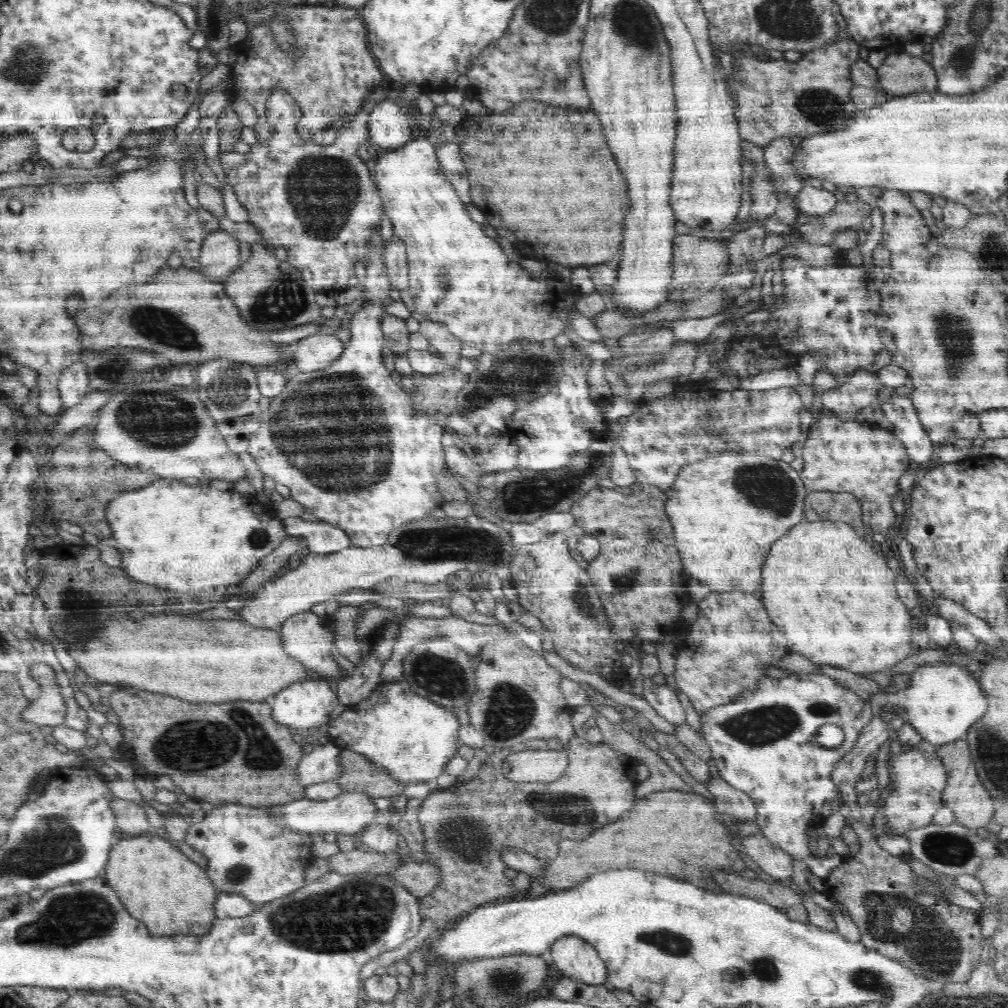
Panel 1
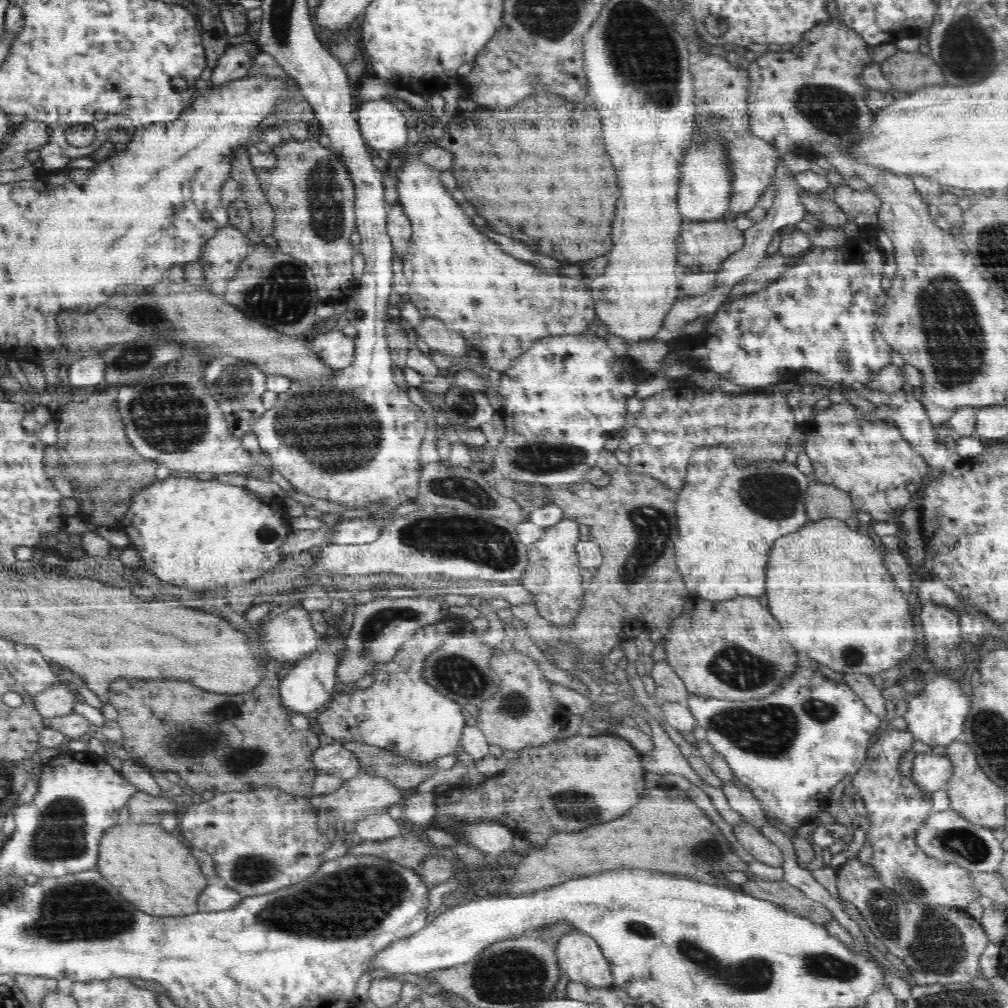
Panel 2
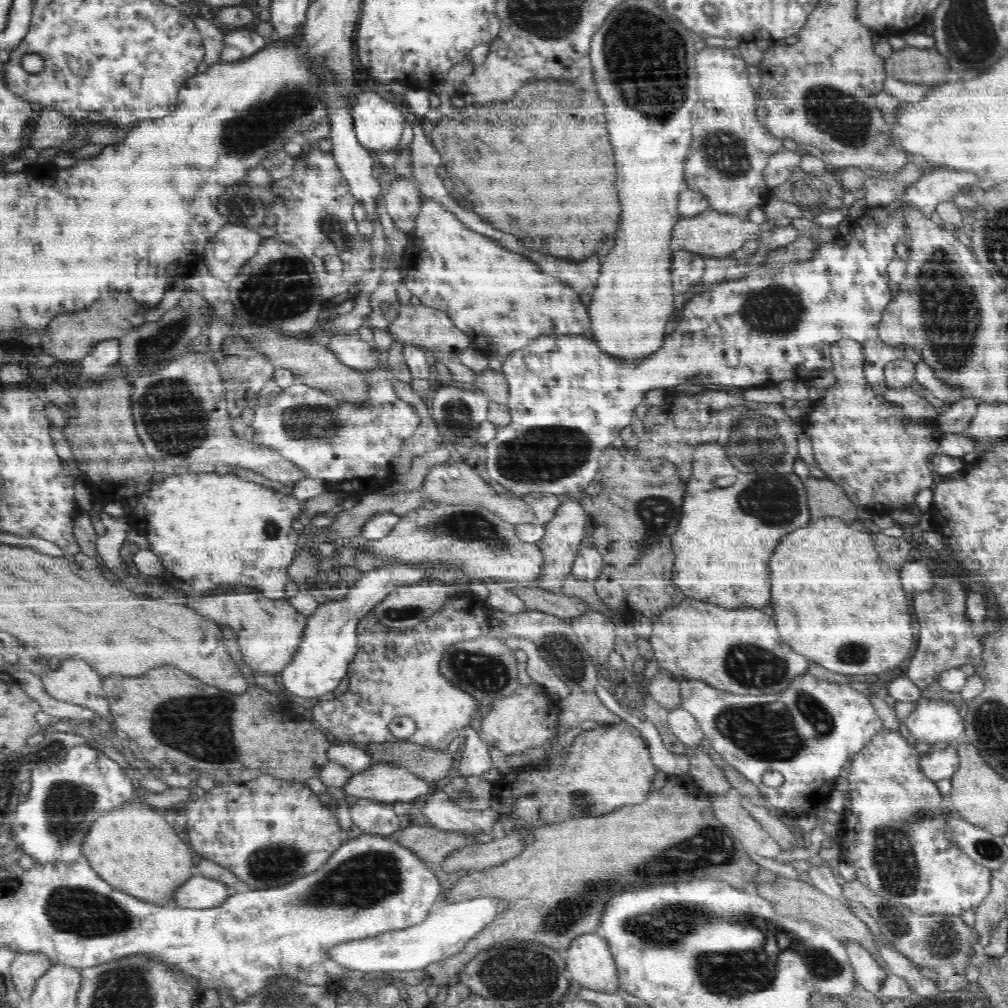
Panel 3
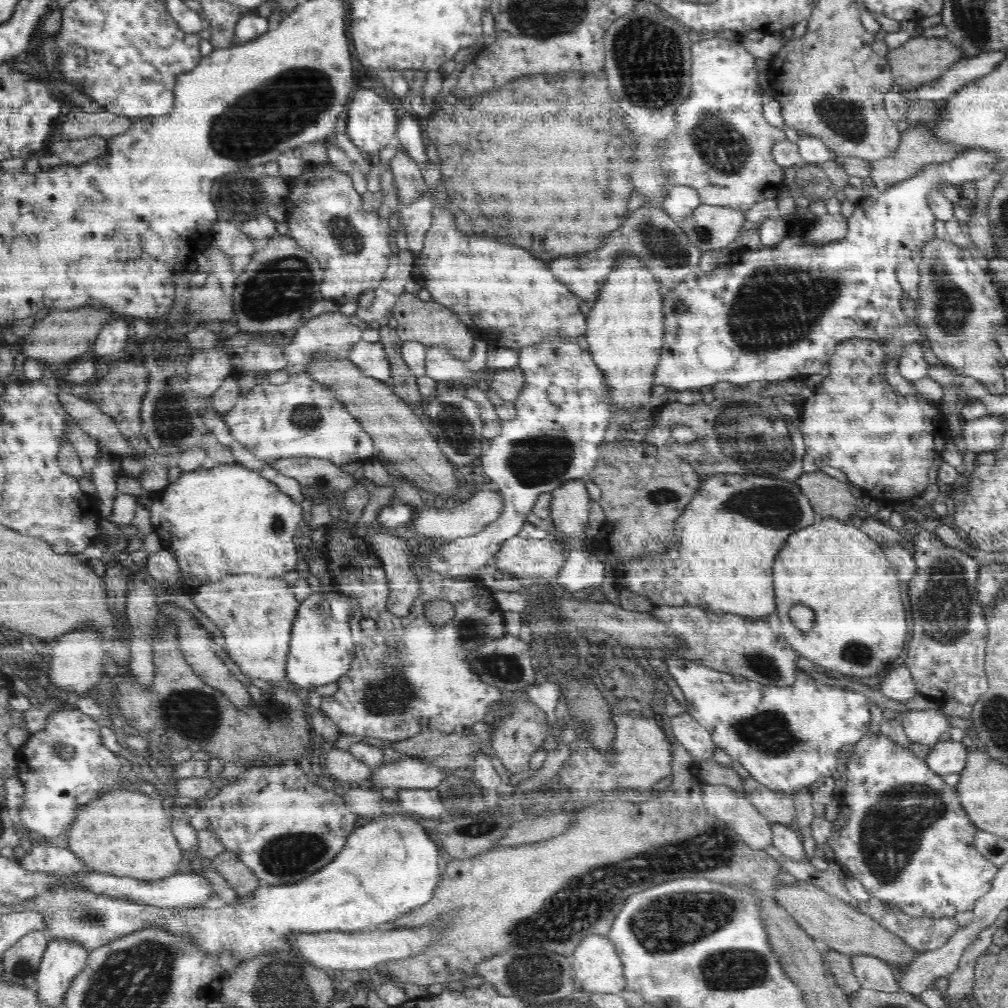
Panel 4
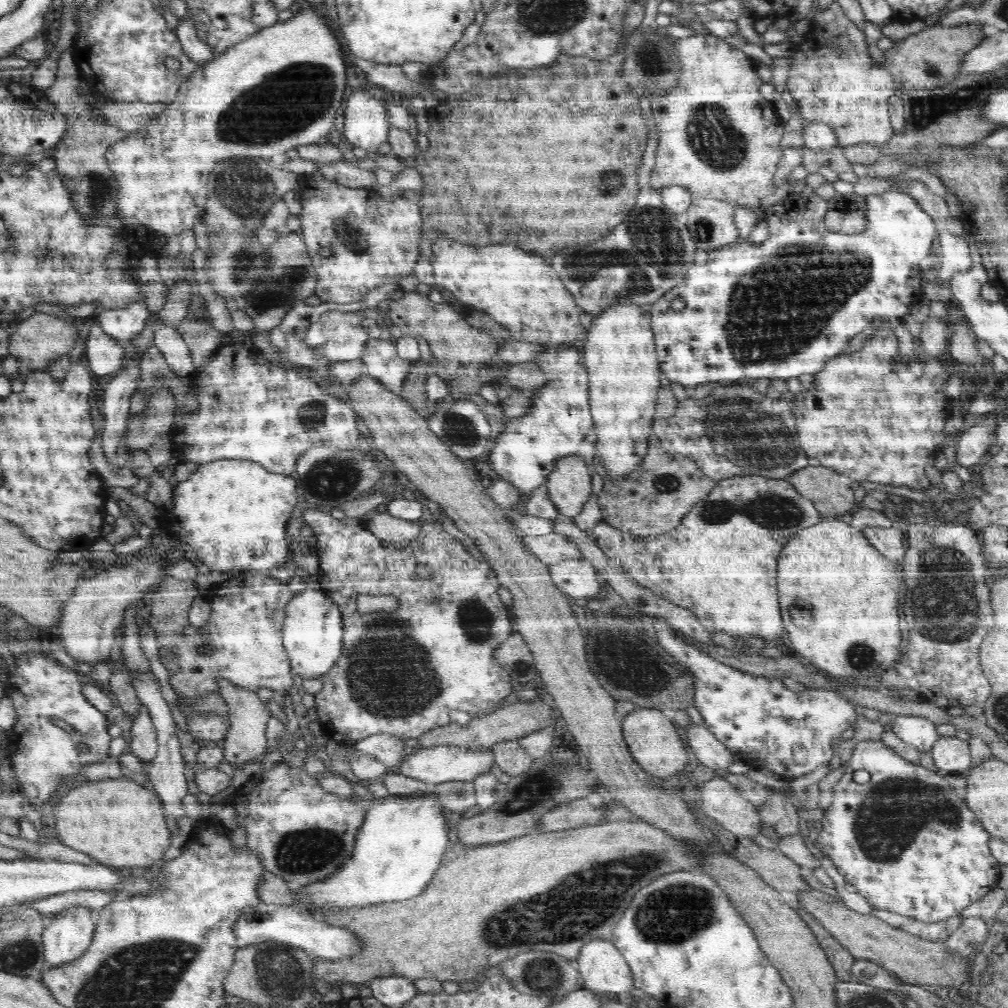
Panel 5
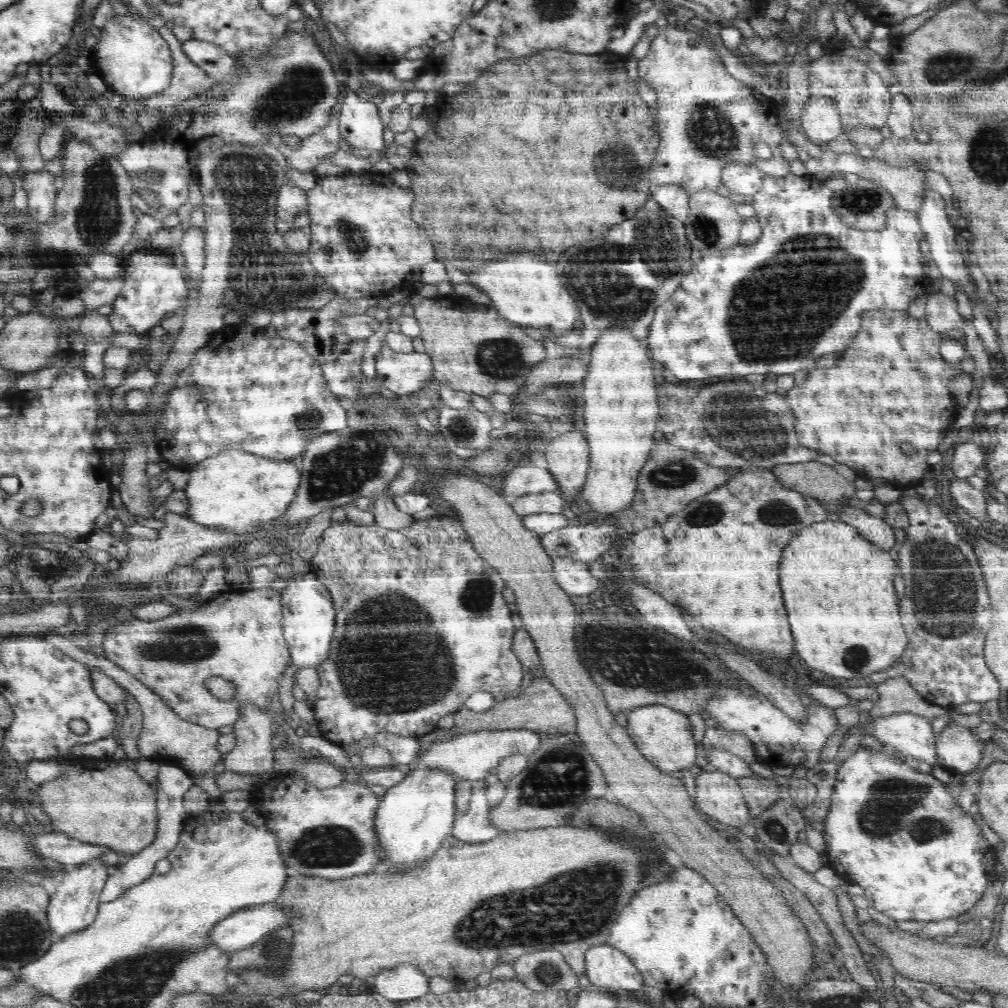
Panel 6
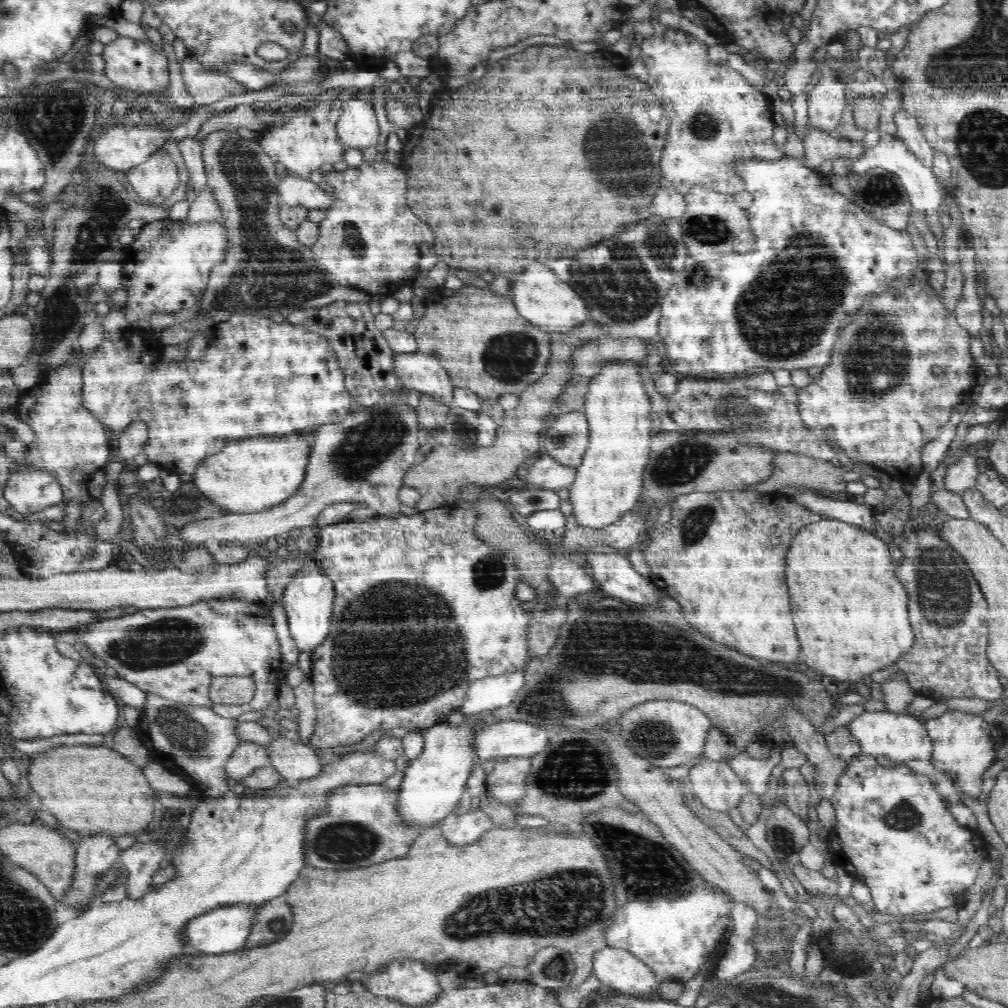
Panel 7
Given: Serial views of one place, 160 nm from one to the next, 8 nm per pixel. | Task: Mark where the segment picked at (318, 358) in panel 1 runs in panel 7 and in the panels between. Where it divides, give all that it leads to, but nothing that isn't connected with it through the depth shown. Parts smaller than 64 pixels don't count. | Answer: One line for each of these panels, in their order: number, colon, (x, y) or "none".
2: (334, 348)
3: (350, 349)
4: (370, 357)
5: (380, 356)
6: (401, 373)
7: (419, 372)

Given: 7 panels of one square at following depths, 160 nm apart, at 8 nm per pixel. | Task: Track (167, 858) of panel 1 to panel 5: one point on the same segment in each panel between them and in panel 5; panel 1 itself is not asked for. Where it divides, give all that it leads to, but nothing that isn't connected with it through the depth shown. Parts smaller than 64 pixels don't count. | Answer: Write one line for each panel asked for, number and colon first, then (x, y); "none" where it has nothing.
2: (148, 866)
3: (132, 847)
4: (127, 833)
5: (119, 823)

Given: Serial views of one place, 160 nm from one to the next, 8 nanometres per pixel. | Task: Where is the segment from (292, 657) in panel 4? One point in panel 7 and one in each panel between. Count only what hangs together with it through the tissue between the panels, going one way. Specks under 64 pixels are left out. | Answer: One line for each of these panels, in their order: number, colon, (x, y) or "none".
5: (312, 635)
6: (309, 615)
7: (308, 600)

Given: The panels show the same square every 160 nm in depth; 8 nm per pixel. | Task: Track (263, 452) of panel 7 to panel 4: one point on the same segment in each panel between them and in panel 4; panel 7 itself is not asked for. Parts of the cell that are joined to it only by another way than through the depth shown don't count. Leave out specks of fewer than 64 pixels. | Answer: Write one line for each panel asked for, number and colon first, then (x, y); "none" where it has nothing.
4: (229, 520)
5: (234, 513)
6: (242, 492)

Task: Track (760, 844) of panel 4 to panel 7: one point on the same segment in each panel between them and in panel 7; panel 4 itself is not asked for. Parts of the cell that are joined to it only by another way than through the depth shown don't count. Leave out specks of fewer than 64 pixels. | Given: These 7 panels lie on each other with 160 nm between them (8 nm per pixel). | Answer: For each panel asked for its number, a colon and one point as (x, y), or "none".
5: (719, 800)
6: (718, 795)
7: (714, 784)

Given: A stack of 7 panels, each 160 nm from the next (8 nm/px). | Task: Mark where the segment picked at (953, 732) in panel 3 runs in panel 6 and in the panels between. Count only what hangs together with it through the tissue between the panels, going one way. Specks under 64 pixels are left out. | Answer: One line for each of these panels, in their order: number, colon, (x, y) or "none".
4: (925, 726)
5: (917, 731)
6: (910, 735)

